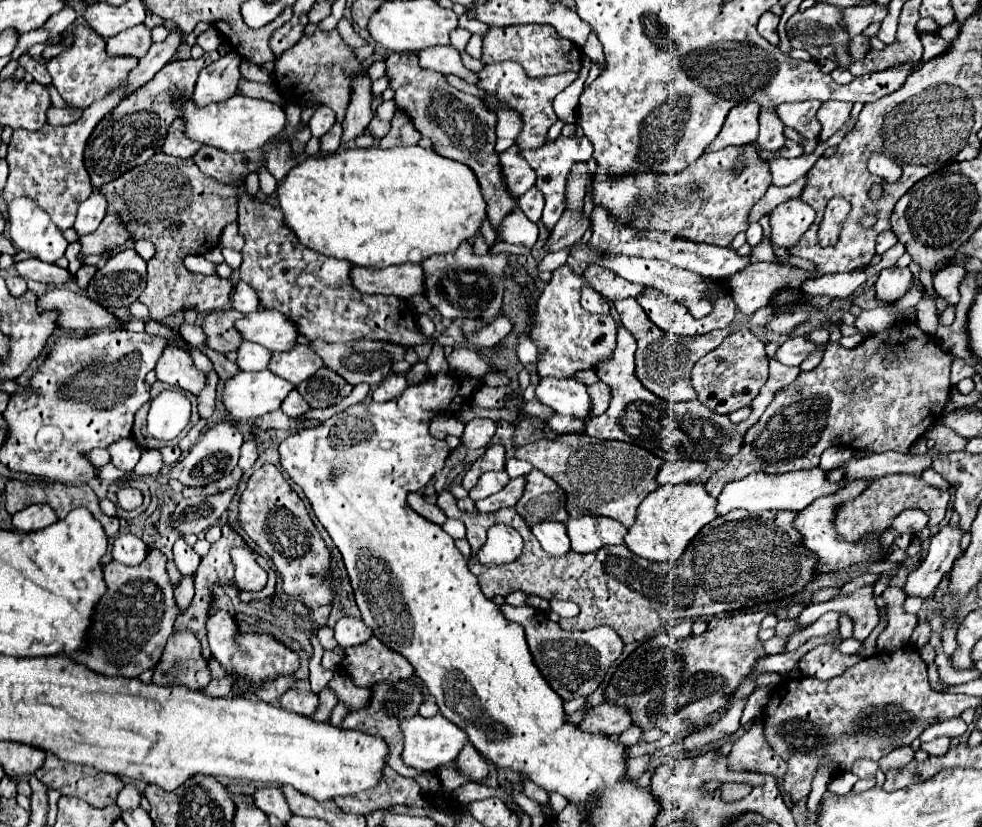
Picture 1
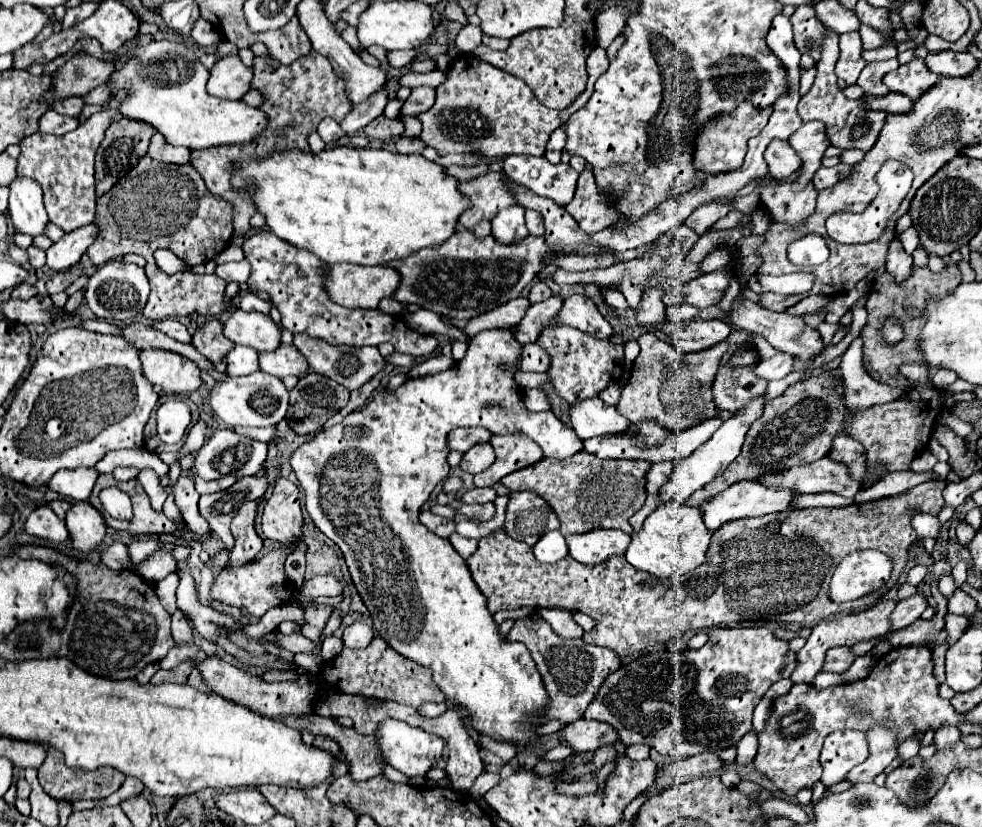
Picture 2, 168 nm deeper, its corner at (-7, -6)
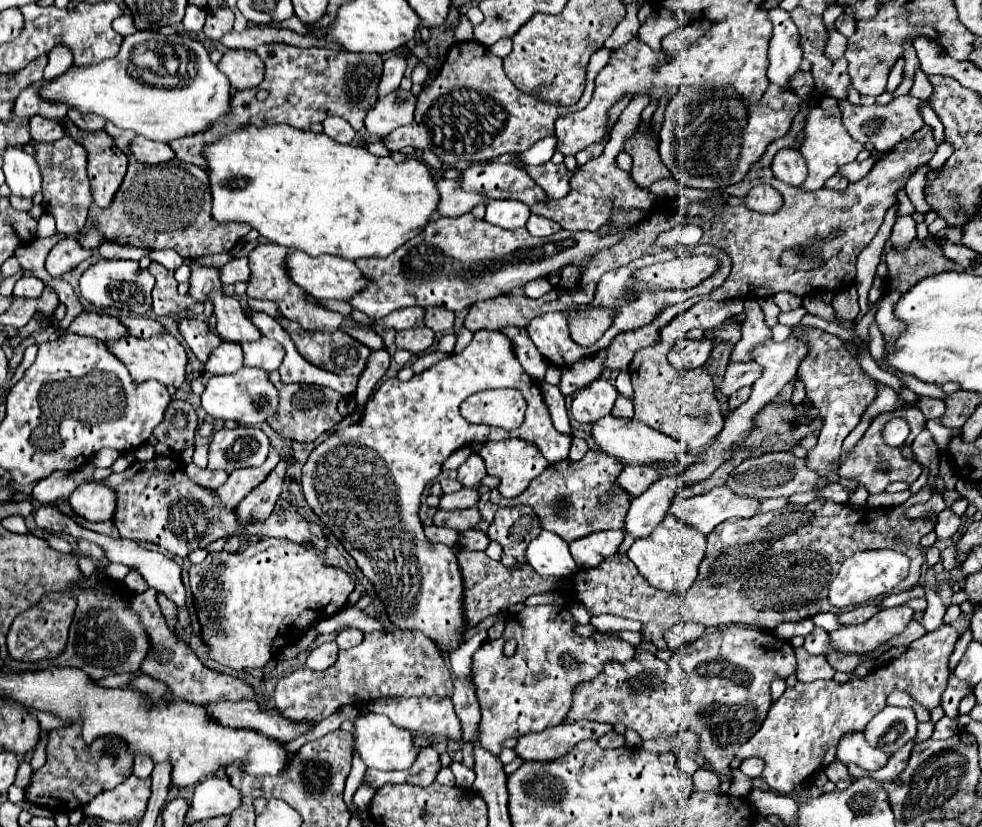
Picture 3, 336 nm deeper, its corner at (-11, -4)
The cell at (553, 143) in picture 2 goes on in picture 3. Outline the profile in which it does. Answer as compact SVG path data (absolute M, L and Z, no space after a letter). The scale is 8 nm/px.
M551 135L551 137L545 137L543 141L537 141L537 145L533 145L529 151L525 153L519 153L517 155L517 163L525 163L525 165L539 165L539 163L545 163L553 157L557 149L557 137Z

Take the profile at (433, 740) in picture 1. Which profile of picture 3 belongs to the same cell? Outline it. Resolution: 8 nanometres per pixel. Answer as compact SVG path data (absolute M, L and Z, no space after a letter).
M367 713L355 721L355 749L359 751L361 759L369 769L379 771L401 771L411 769L411 765L417 761L419 747L413 743L413 733L401 727L395 727L389 717Z

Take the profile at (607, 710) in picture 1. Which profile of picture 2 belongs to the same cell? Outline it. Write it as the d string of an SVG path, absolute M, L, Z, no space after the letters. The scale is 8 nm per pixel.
M579 719L575 723L569 723L559 733L561 733L559 741L567 743L575 753L595 751L601 745L611 745L613 741L619 739L615 735L615 729L607 727L607 723L587 721L587 719Z

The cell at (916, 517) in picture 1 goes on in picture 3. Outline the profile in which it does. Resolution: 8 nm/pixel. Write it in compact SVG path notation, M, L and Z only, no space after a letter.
M945 509L941 513L937 513L937 521L935 521L935 533L937 539L949 539L961 525L961 518L955 517L951 513L951 509Z

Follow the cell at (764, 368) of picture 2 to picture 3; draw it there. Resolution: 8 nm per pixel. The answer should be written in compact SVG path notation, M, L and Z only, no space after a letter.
M755 361L749 363L733 363L727 367L725 379L721 383L721 391L731 397L739 387L745 385L753 385L759 379L759 373L763 373L763 369L759 369L759 365Z

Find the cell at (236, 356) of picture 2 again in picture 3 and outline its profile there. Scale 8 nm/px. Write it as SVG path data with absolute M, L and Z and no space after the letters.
M223 341L205 363L205 371L213 375L229 375L237 373L243 367L243 349L239 349L239 343Z

